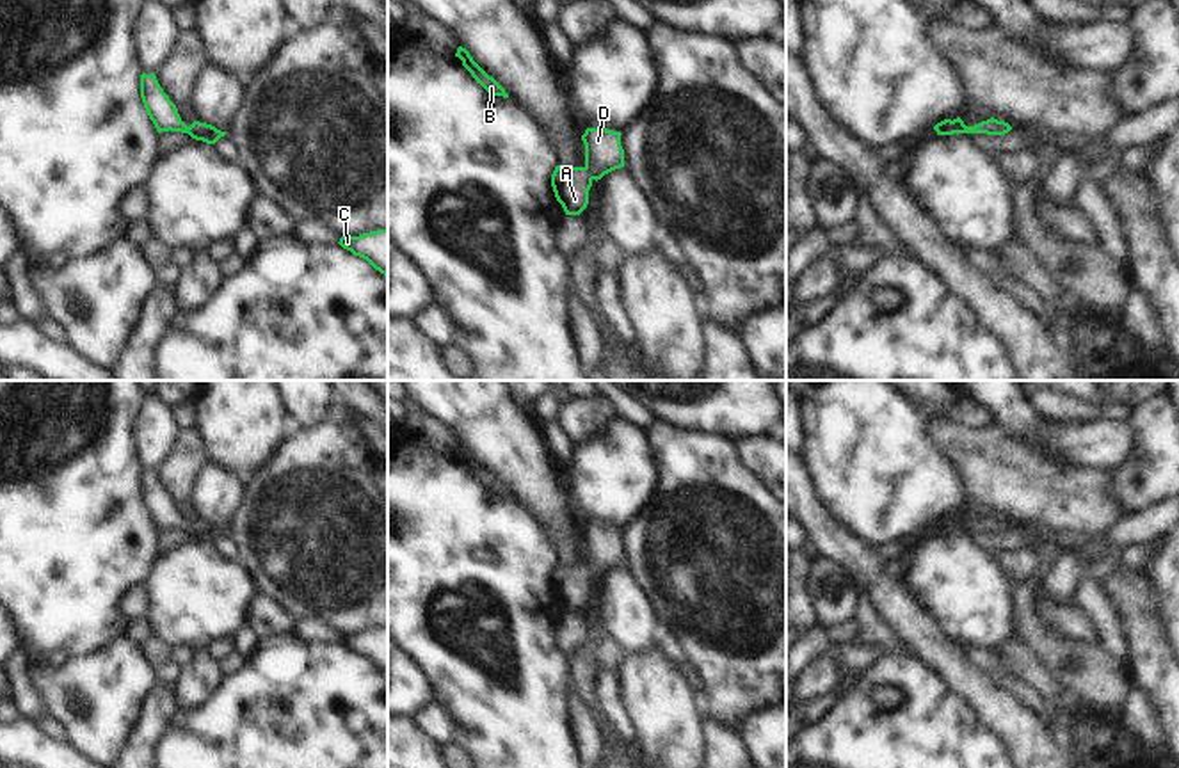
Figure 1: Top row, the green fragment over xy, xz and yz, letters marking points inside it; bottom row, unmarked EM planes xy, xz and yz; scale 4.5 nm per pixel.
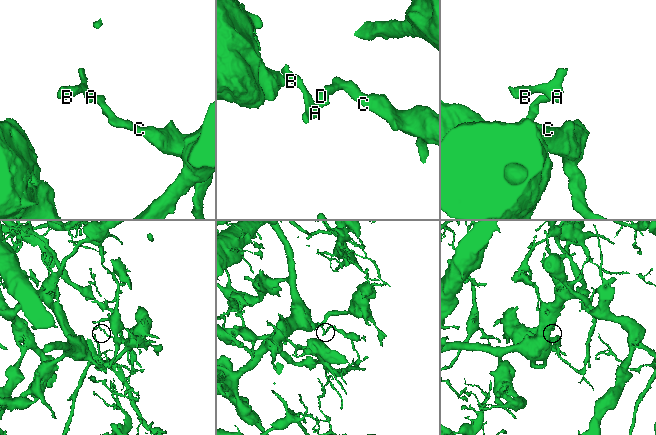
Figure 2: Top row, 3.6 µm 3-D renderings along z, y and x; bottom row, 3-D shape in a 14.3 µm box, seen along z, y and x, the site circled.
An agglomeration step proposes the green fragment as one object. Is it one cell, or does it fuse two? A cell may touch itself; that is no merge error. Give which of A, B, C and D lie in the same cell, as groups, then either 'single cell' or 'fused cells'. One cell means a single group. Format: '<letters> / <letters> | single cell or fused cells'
A B C D | single cell

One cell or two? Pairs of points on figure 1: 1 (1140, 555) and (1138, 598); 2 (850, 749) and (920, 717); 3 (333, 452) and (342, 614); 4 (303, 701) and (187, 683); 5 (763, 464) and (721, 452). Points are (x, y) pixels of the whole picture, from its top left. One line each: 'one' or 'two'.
1: two
2: one
3: one
4: two
5: two

